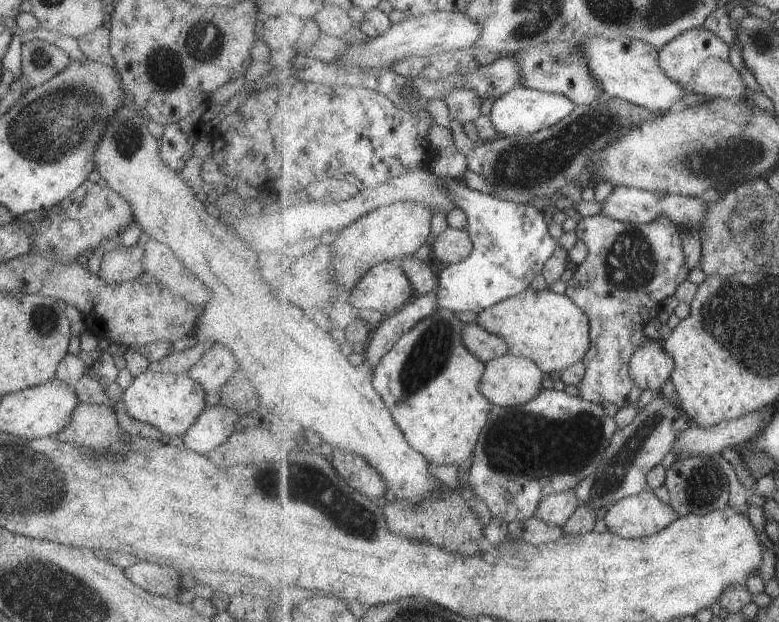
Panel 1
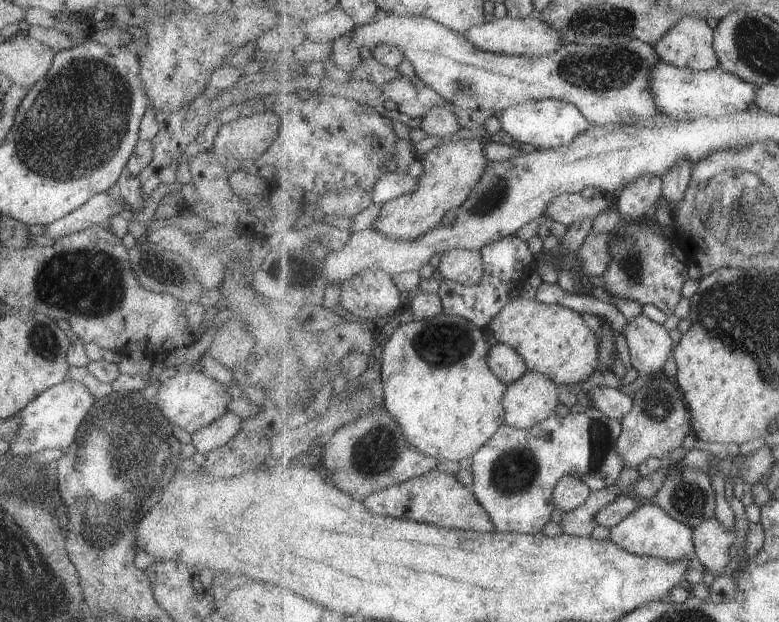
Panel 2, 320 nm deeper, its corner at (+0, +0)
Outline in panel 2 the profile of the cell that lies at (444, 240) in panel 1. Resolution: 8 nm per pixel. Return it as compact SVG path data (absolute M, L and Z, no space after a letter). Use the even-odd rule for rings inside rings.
M453 249L443 254L439 272L443 278L472 287L484 277L484 258L477 249Z

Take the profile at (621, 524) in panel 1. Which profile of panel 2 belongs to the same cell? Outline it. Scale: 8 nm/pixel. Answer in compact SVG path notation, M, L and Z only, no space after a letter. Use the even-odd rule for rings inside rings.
M649 502L641 505L617 526L611 528L611 539L620 548L628 550L631 554L646 557L657 557L666 561L683 561L695 555L694 529L673 518L659 505Z

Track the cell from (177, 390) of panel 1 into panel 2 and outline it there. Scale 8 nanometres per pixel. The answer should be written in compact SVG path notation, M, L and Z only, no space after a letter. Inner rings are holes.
M177 370L173 377L163 380L160 385L158 392L153 394L156 407L171 424L183 428L189 434L224 415L227 412L227 404L232 400L227 393L229 385L219 383L199 371L193 370L187 373Z

